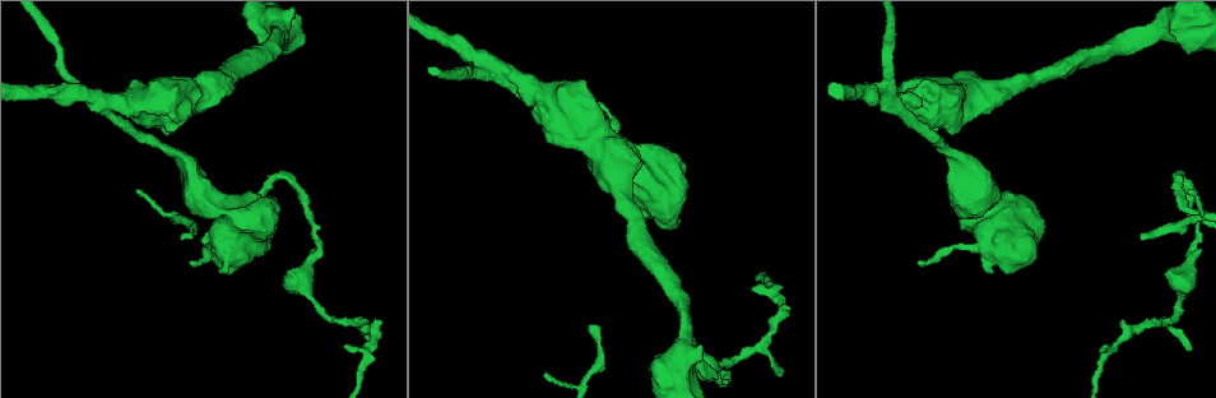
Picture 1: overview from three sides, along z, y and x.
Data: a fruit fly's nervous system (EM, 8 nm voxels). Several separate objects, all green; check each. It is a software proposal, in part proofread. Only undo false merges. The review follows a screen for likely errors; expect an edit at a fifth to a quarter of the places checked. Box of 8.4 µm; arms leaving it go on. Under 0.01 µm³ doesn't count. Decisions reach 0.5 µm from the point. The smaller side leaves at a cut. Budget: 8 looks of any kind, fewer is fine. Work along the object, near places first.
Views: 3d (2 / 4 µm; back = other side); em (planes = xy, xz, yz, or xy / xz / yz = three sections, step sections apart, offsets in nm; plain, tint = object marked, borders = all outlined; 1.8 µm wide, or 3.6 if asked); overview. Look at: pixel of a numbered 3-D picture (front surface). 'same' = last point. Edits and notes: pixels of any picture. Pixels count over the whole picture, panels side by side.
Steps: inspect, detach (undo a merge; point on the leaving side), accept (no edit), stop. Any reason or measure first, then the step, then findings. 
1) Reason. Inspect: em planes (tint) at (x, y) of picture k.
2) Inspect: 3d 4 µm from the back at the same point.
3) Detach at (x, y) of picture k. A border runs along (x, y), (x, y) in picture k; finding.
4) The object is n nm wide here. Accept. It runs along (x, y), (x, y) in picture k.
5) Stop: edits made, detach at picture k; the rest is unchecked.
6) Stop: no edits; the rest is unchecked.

Sharp bend. Inspect: 3d 4 µm at (1178, 178) of picture 1.

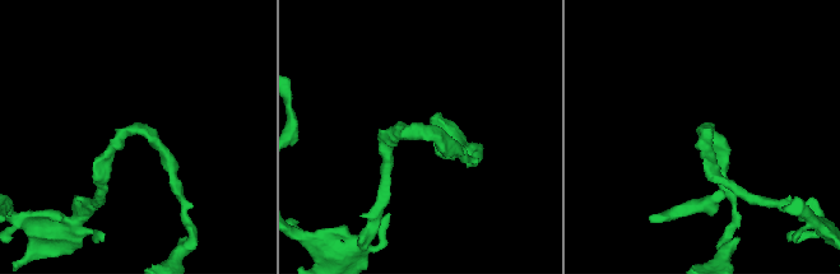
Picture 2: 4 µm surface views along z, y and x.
Inspect: em 3.6 µm yz step 8 (tint) at (708, 130) of picture 2.

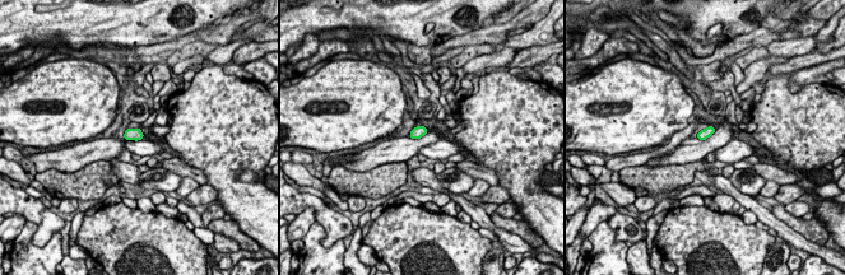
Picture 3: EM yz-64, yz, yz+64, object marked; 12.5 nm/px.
The object is 130 nm wide here. Accept. All the same neuron.

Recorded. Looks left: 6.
Sudden change in width. Inspect: 3d 2 µm at (1190, 257) of picture 1.

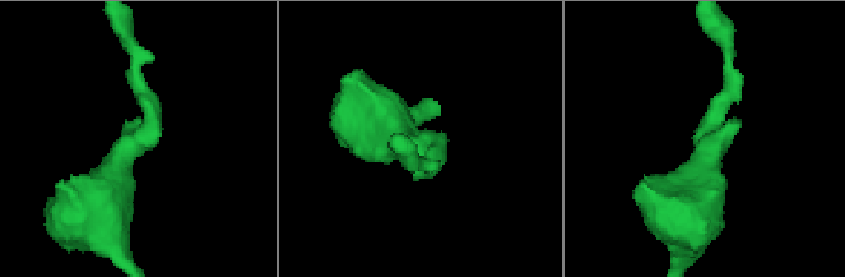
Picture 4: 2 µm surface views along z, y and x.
Inspect: em xy step 8 (tint) at (126, 154) of picture 4.

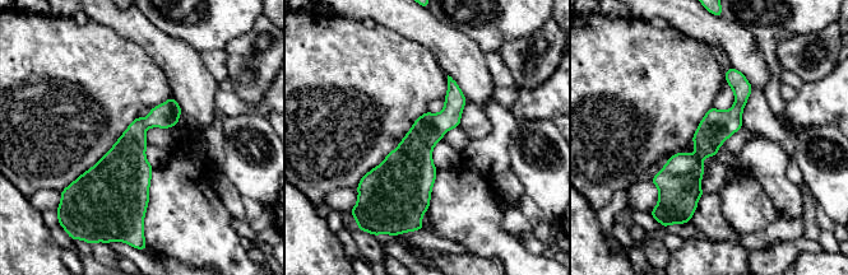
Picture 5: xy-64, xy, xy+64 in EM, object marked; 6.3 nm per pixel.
Inspect: em planes (tint) at the same point.

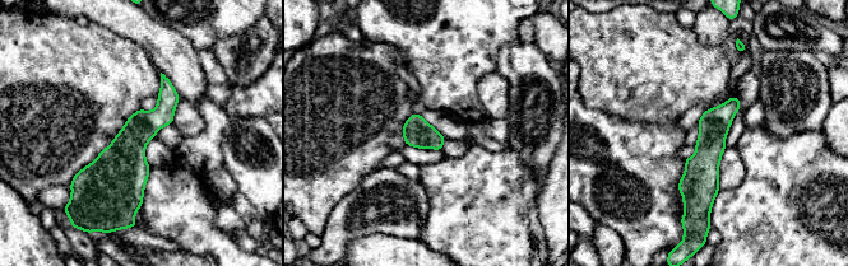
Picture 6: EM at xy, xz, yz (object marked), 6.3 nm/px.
The object is 180 nm wide here. Accept. It runs along (733, 101), (713, 125), (705, 210) in picture 6; continuous, no second neuron.

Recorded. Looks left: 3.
Sudden change in width. Inspect: 3d 2 µm from the back at (965, 246) of picture 1.

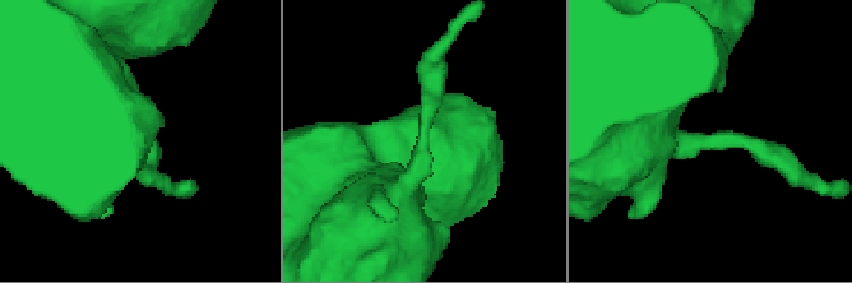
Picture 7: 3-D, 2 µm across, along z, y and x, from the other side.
Shape alone is not enough. Inspect: em yz step 8 (tint) at (716, 146) of picture 7.

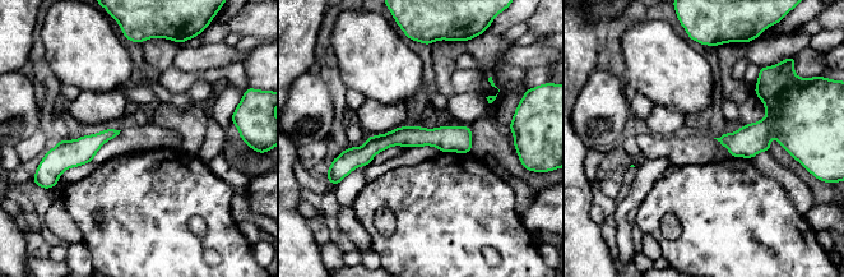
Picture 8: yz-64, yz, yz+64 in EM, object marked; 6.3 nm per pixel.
Accept. It runs along (468, 134), (395, 137), (346, 156) in picture 8; all the same neuron.

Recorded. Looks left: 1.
Stop: no edits; the rest is unchecked.

